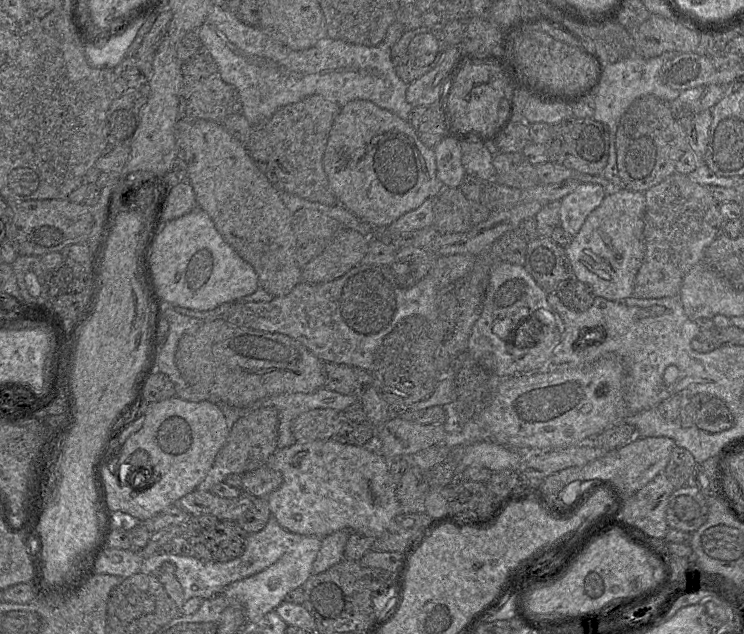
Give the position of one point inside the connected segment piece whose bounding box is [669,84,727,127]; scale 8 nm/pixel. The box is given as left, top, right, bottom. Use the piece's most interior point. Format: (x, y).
(691, 102)

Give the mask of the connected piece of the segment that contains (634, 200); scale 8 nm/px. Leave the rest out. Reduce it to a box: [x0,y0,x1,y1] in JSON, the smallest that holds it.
[565,192,645,301]

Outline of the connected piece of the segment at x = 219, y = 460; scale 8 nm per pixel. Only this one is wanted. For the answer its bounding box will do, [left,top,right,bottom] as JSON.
[198,408,278,492]

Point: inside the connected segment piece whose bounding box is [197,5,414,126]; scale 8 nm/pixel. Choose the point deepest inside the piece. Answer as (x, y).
(268, 75)

